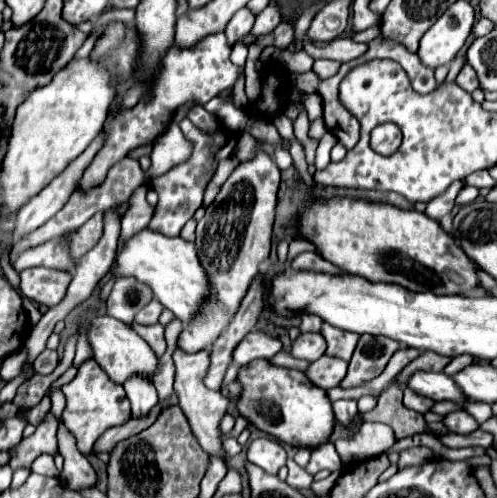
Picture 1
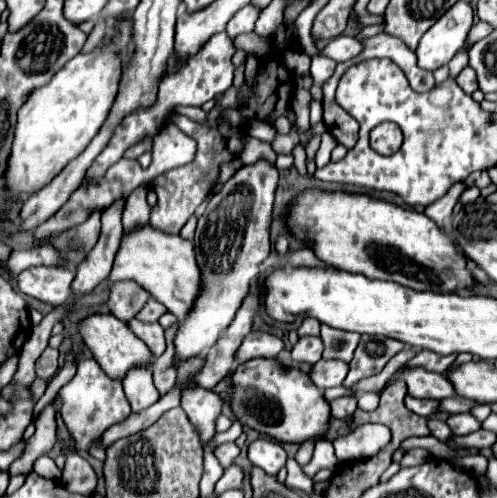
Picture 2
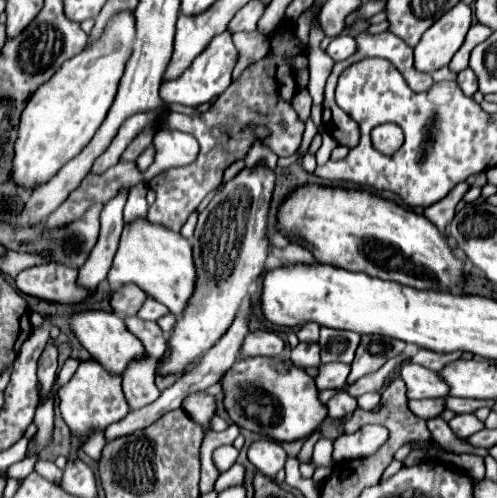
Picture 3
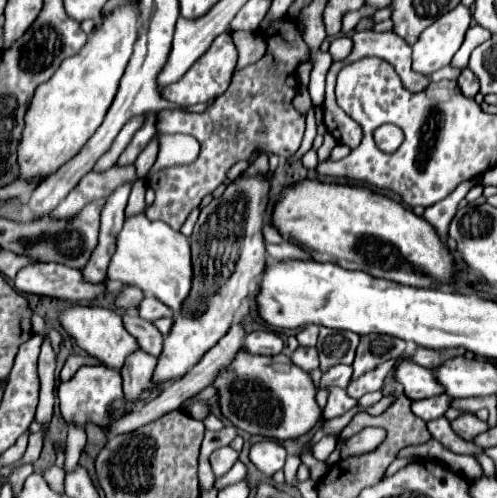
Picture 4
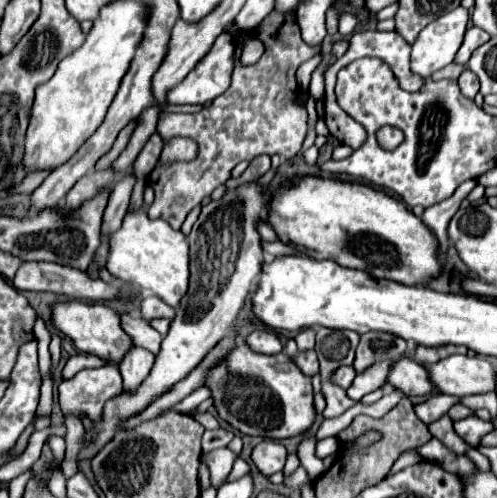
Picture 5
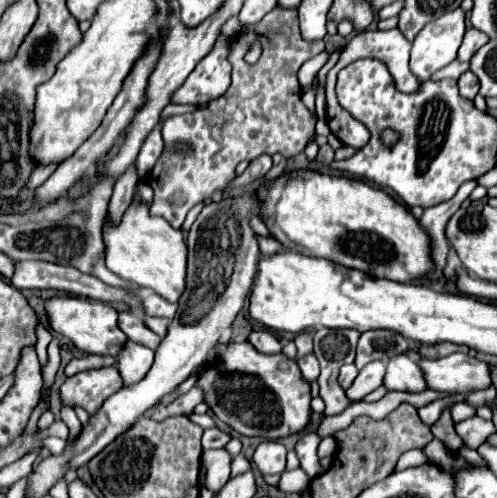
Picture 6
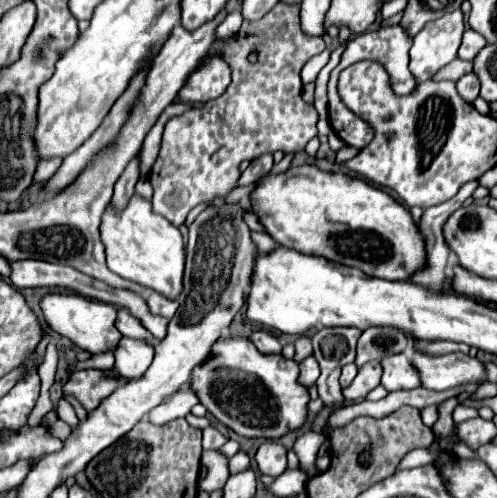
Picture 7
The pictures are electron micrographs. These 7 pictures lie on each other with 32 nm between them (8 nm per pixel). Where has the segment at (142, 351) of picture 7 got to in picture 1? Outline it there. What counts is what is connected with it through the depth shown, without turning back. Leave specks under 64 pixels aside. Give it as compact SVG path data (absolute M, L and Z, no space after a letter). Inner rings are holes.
M130 376L124 382L126 396L132 404L132 416L146 416L152 406L158 404L158 392L154 384L148 380L148 376Z

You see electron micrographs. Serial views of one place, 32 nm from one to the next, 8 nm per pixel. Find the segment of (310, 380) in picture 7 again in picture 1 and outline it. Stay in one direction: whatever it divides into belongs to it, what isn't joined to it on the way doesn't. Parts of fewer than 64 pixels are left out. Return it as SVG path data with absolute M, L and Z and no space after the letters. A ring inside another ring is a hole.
M300 334L292 344L292 356L312 362L318 360L326 350L326 342L320 334Z

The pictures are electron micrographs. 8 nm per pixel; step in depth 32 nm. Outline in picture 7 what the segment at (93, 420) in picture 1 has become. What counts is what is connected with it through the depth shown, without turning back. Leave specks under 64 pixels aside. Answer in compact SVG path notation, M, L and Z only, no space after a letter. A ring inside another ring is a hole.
M78 370L64 384L64 392L72 394L86 410L94 410L114 388L118 388L118 380L104 376L102 370Z

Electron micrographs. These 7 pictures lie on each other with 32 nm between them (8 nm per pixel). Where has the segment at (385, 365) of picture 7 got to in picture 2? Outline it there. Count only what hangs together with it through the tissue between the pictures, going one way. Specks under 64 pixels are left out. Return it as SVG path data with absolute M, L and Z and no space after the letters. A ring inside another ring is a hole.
M404 366L402 374L408 384L408 396L412 398L444 400L448 396L456 396L452 384L442 374L424 370L420 366Z

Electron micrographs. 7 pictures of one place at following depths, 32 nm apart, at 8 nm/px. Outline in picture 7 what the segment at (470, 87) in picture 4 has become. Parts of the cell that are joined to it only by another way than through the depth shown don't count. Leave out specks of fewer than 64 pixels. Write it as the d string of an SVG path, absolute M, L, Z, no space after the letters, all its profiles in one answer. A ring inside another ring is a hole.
M464 74L458 82L456 82L456 88L458 88L458 94L468 100L468 102L474 102L478 98L478 92L480 92L480 80L476 74Z

